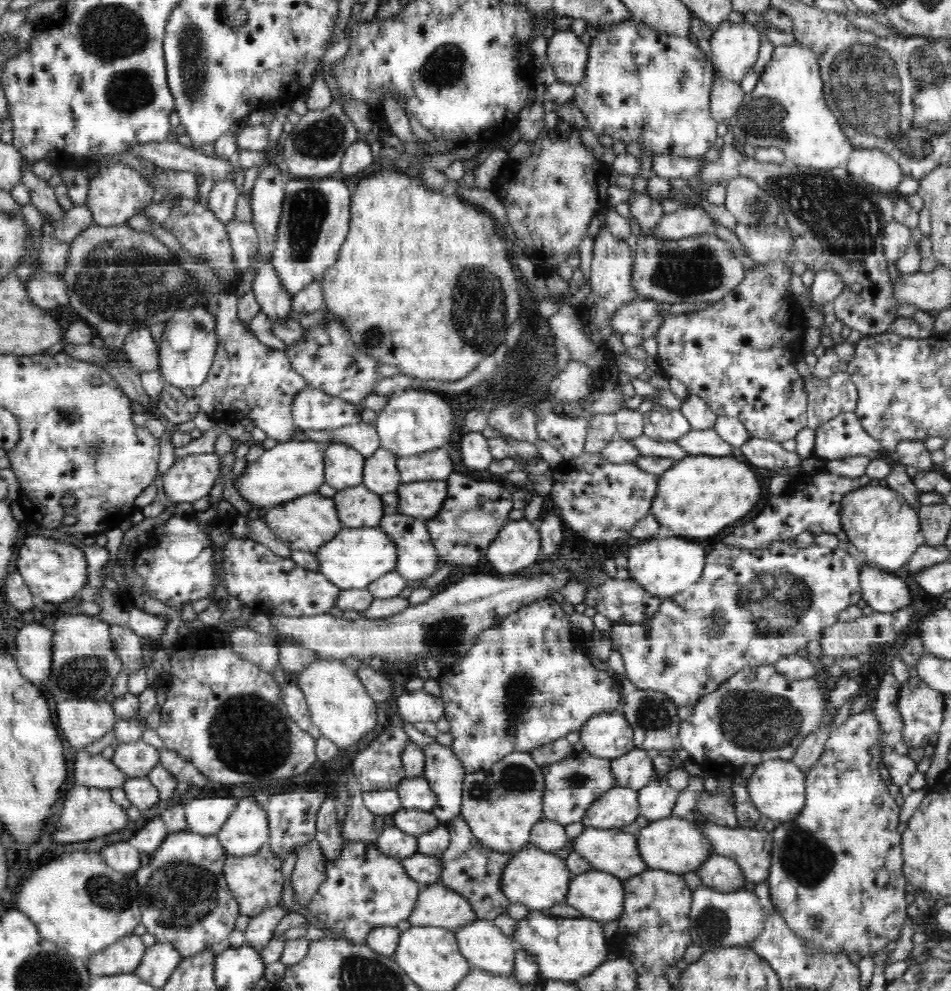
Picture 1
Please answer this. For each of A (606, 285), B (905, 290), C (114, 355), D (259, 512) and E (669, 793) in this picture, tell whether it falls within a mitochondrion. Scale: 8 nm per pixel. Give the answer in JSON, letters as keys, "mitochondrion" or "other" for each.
{"A":"other","B":"other","C":"other","D":"other","E":"other"}

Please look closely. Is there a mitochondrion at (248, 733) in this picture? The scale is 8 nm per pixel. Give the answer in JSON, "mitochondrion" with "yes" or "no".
{"mitochondrion":"yes"}

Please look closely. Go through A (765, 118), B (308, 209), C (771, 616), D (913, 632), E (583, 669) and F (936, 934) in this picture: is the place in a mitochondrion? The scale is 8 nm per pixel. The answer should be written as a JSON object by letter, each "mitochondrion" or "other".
{"A":"mitochondrion","B":"mitochondrion","C":"mitochondrion","D":"other","E":"other","F":"other"}

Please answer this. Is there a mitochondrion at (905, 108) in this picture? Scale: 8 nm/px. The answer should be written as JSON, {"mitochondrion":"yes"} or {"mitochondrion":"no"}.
{"mitochondrion":"yes"}

